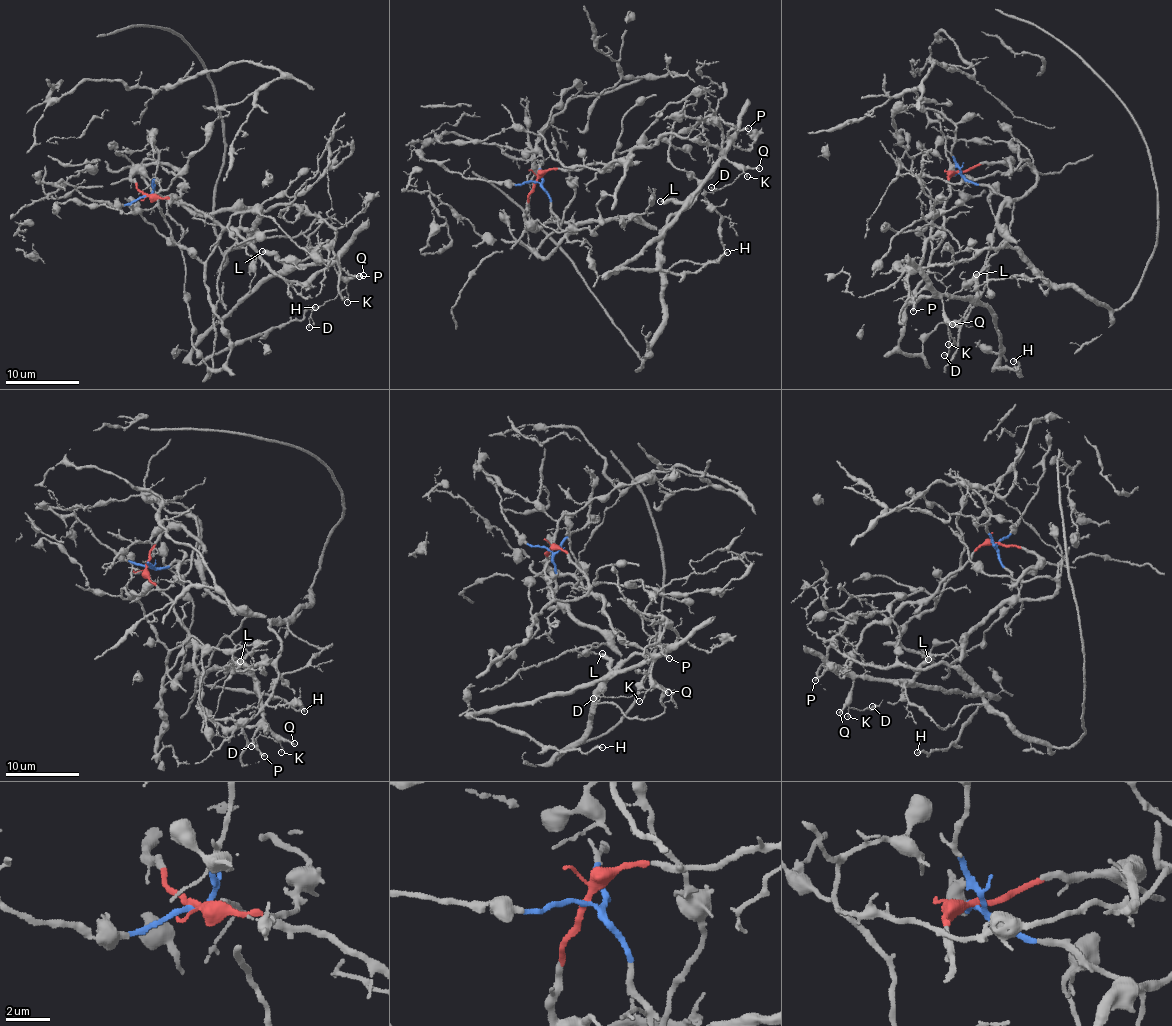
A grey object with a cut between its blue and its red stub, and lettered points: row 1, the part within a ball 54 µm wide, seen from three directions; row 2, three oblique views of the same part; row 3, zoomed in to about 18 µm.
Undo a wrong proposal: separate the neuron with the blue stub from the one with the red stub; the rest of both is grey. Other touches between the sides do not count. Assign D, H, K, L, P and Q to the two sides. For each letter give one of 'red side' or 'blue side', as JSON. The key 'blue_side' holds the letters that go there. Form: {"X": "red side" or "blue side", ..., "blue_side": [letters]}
{"D": "red side", "H": "red side", "K": "red side", "L": "red side", "P": "red side", "Q": "red side", "blue_side": []}

